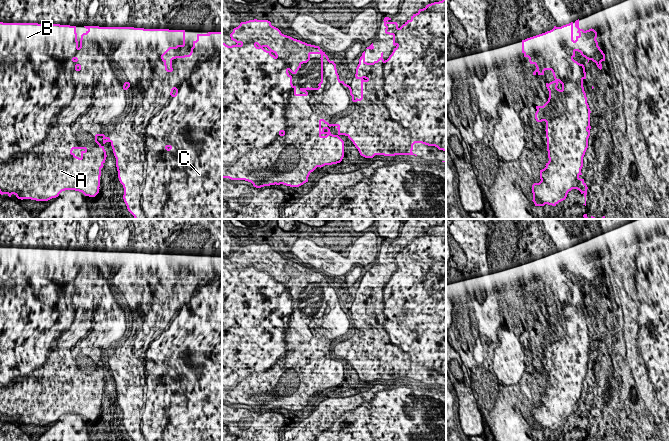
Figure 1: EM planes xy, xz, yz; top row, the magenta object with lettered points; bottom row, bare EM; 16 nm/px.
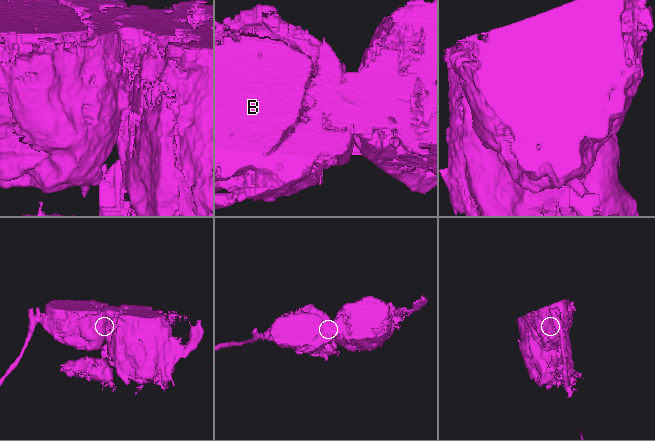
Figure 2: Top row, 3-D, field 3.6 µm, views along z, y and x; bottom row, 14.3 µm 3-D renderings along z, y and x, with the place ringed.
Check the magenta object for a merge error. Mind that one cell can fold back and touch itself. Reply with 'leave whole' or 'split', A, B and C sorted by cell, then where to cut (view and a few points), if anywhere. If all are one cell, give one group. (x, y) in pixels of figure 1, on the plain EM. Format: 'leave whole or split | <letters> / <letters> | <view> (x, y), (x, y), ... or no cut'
split | A B / C | xy (126, 312), (125, 332), (109, 342), (100, 359)

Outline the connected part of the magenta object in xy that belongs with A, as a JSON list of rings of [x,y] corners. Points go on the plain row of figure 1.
[[[0,246],[0,418],[7,418],[11,421],[14,418],[18,423],[31,423],[36,425],[48,425],[56,422],[62,415],[75,414],[82,416],[85,420],[95,421],[99,417],[101,393],[106,384],[106,375],[98,365],[97,361],[101,360],[100,355],[108,349],[109,342],[122,335],[122,341],[127,341],[128,336],[126,331],[126,306],[123,301],[119,301],[113,297],[112,293],[112,276],[119,264],[122,264],[123,251],[99,251],[99,250],[84,250],[87,255],[81,259],[81,263],[77,265],[76,250],[60,249],[60,248],[38,248],[38,247],[3,247]]]

